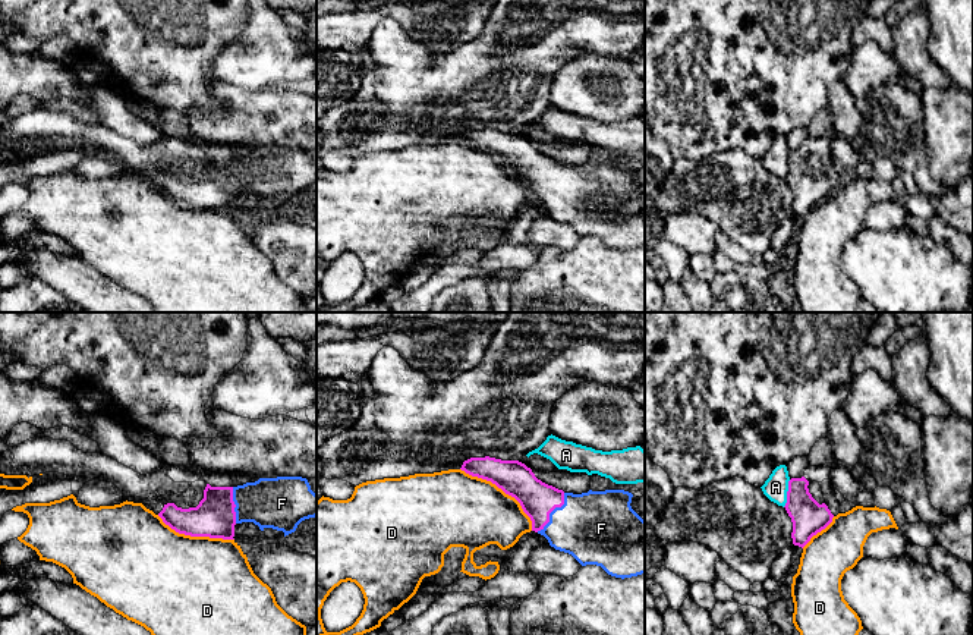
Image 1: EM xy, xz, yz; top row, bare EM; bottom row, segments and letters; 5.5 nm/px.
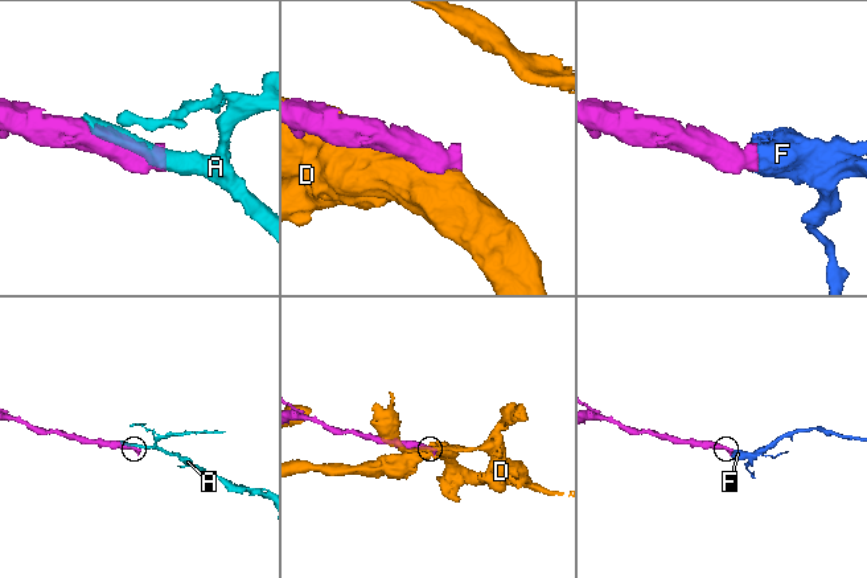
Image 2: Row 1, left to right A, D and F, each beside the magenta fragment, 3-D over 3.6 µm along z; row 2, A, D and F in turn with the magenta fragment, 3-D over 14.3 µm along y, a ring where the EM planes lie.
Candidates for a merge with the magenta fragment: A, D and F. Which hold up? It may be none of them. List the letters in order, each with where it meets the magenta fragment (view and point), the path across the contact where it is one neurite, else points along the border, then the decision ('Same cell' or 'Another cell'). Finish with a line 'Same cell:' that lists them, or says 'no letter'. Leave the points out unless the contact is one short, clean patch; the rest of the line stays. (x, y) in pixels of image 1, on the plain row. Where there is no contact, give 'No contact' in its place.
A: Touches magenta at yz (787, 164). Another cell
D: Touches magenta at xz (503, 162). Another cell
F: Touches magenta at xz (551, 182). Path across: xz (537, 170), (551, 182), (573, 195), (594, 198). Same cell
Same cell: F

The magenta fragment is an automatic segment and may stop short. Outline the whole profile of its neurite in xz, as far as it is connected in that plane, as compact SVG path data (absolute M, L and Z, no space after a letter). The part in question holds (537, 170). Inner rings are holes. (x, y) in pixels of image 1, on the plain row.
M470 129L462 142L491 153L514 169L532 192L532 202L544 207L555 221L571 226L582 238L601 238L615 249L645 245L645 192L632 180L633 166L624 161L605 161L582 166L564 164L538 151L530 139L519 132Z

